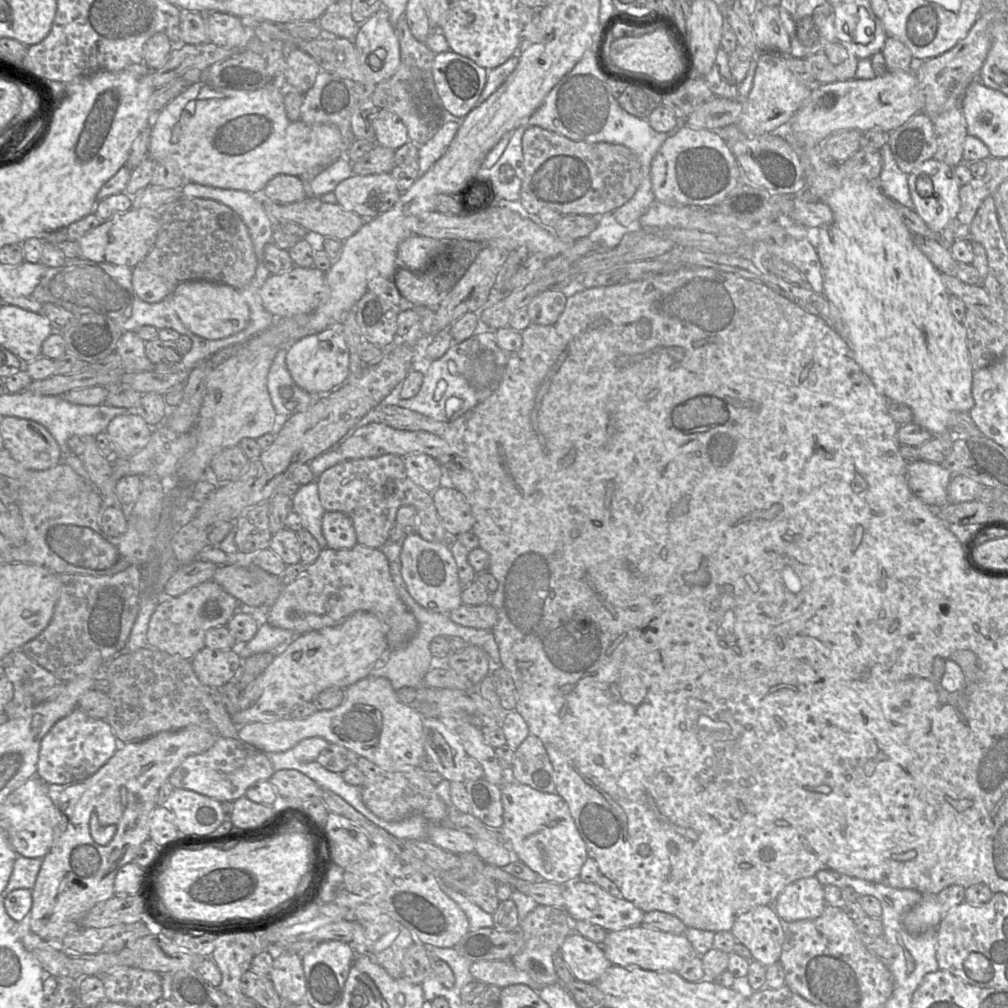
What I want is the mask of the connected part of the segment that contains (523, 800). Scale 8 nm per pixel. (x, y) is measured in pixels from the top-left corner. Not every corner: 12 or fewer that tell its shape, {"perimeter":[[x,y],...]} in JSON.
{"perimeter":[[514,780],[499,833],[543,881],[576,881],[588,854],[567,803]]}

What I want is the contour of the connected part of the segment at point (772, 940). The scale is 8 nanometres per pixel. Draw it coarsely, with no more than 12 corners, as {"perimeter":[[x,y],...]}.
{"perimeter":[[771,905],[741,914],[730,933],[752,960],[779,961],[784,922]]}

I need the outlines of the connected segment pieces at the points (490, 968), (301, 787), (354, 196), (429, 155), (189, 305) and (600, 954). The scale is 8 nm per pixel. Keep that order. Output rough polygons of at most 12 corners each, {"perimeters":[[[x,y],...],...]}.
{"perimeters":[[[511,961],[473,962],[477,981],[501,989],[524,984],[539,991]],[[297,770],[273,773],[269,782],[282,798],[321,800],[323,789]],[[390,173],[353,174],[333,193],[365,220],[402,194]],[[449,118],[418,145],[424,174],[447,150],[459,127]],[[179,283],[173,309],[195,335],[230,337],[250,323],[239,290]],[[577,933],[560,953],[574,978],[596,983],[611,966],[600,945]]]}

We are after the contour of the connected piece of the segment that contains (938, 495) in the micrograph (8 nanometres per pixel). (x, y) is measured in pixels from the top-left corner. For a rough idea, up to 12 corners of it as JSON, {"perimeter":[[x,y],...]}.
{"perimeter":[[908,462],[913,494],[931,507],[947,505],[953,474],[938,463]]}

